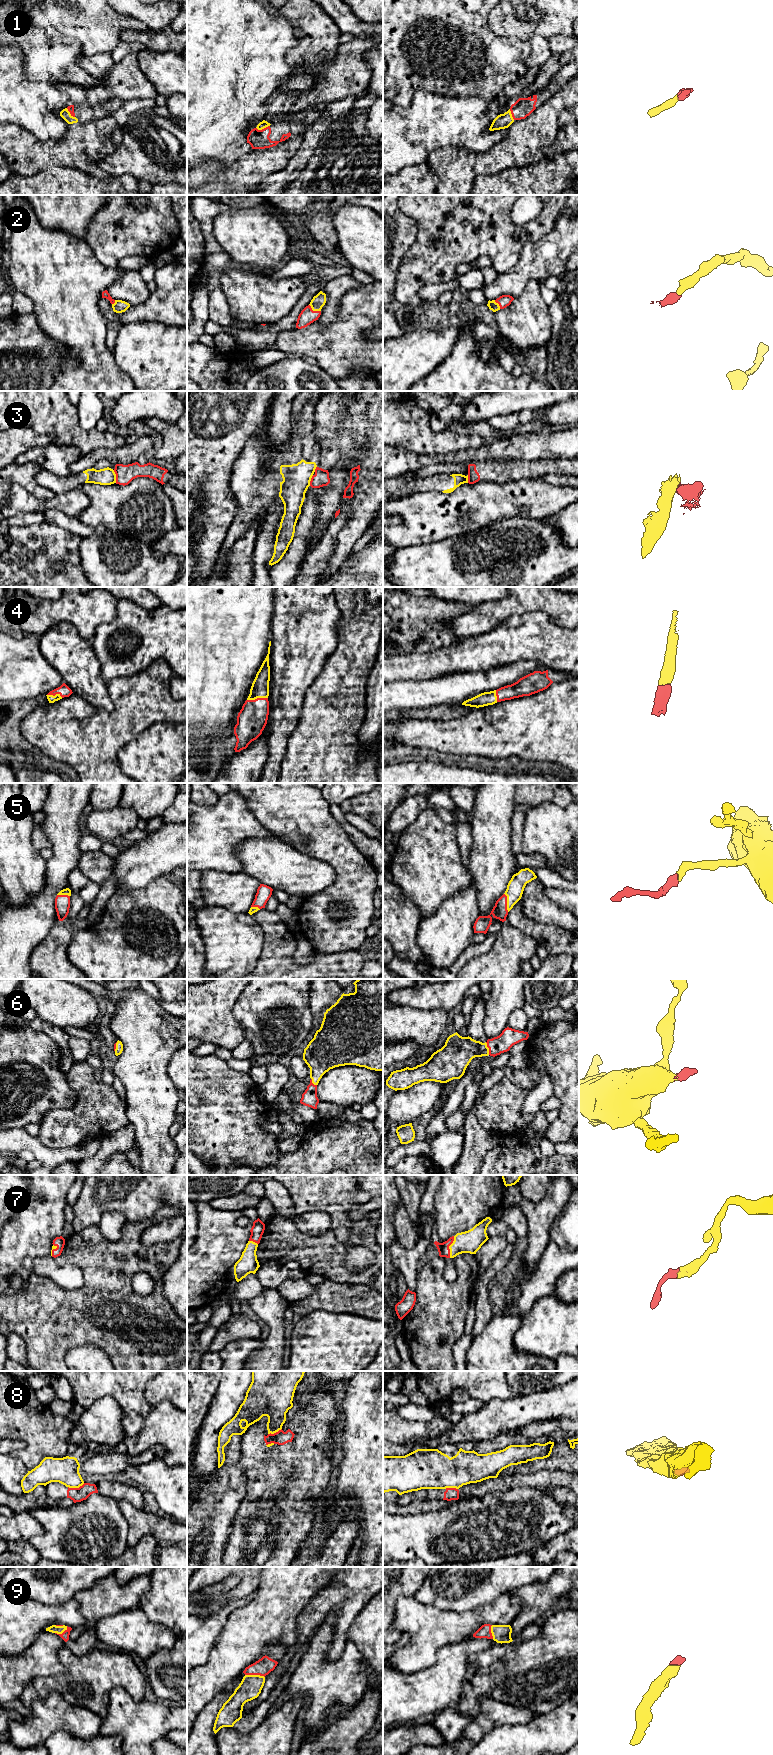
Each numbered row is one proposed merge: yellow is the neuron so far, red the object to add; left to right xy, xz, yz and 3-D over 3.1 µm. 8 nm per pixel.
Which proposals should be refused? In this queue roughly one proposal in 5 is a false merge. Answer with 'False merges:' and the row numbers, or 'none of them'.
False merges: 3, 8

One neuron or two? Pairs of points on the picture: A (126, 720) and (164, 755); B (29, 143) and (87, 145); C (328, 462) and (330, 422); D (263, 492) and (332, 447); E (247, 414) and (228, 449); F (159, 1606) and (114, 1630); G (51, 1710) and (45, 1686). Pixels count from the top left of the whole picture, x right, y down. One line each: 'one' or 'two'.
A: two
B: one
C: one
D: two
E: one
F: two
G: two

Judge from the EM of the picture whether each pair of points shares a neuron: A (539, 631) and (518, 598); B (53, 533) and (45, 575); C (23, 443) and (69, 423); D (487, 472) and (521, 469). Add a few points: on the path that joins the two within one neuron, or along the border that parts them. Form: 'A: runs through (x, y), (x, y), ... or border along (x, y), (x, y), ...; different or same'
A: border along (550, 617), (542, 611), (527, 611), (505, 620); different
B: runs through (48, 543), (45, 550), (45, 565); same
C: border along (34, 430), (40, 433), (47, 433), (54, 442); different
D: runs through (495, 471), (513, 470); same

